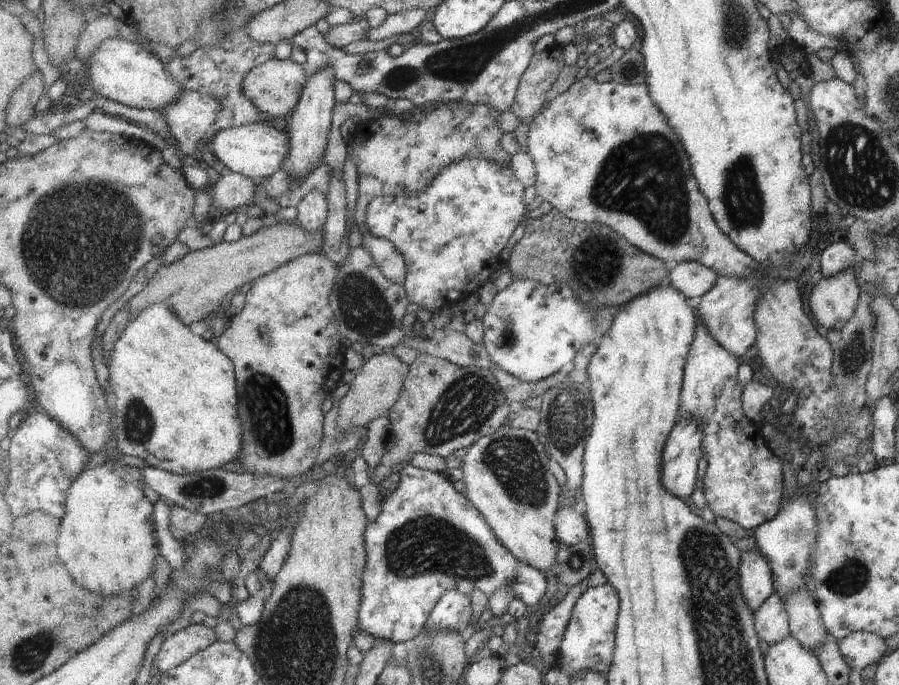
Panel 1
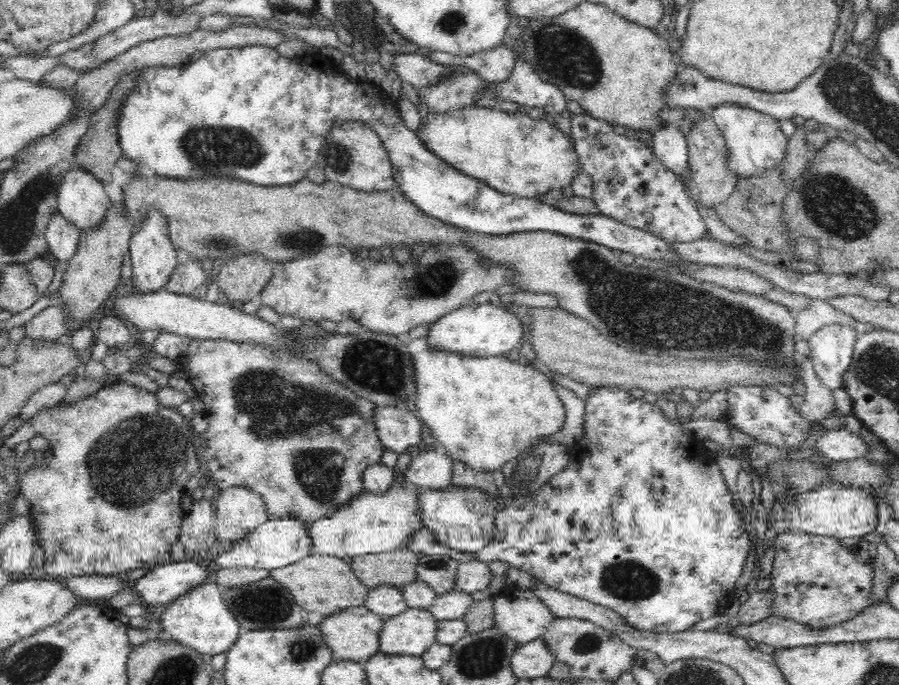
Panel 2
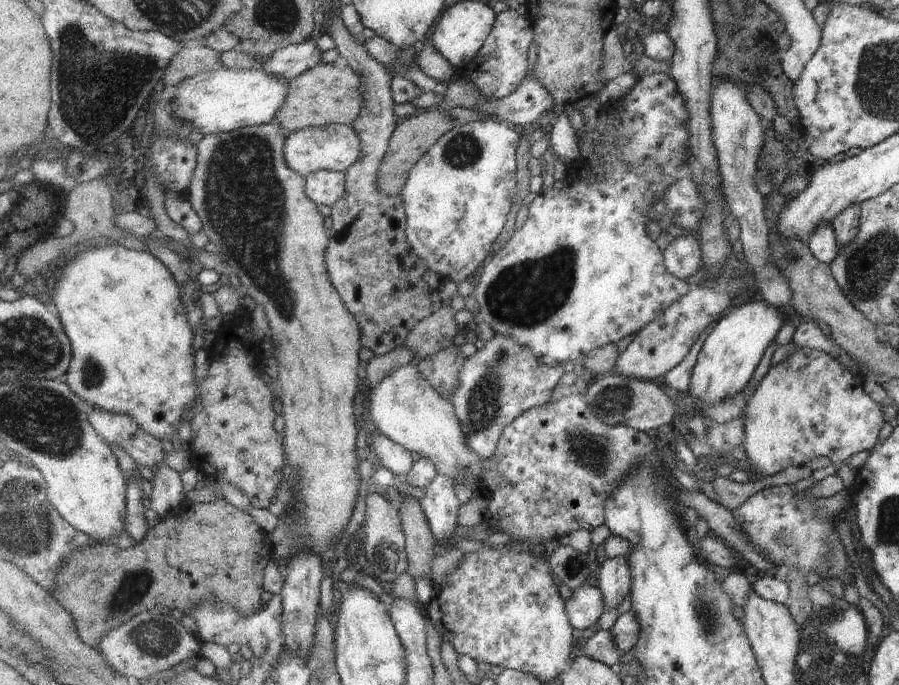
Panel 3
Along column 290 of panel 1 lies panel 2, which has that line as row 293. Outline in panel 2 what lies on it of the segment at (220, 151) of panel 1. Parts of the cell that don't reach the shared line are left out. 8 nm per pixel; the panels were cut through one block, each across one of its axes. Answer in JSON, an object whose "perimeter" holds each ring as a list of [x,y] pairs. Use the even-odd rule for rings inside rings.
{"perimeter":[[[154,215],[135,231],[129,243],[132,263],[131,288],[138,293],[150,294],[166,288],[169,278],[177,267],[177,252],[164,231],[164,221]]]}

